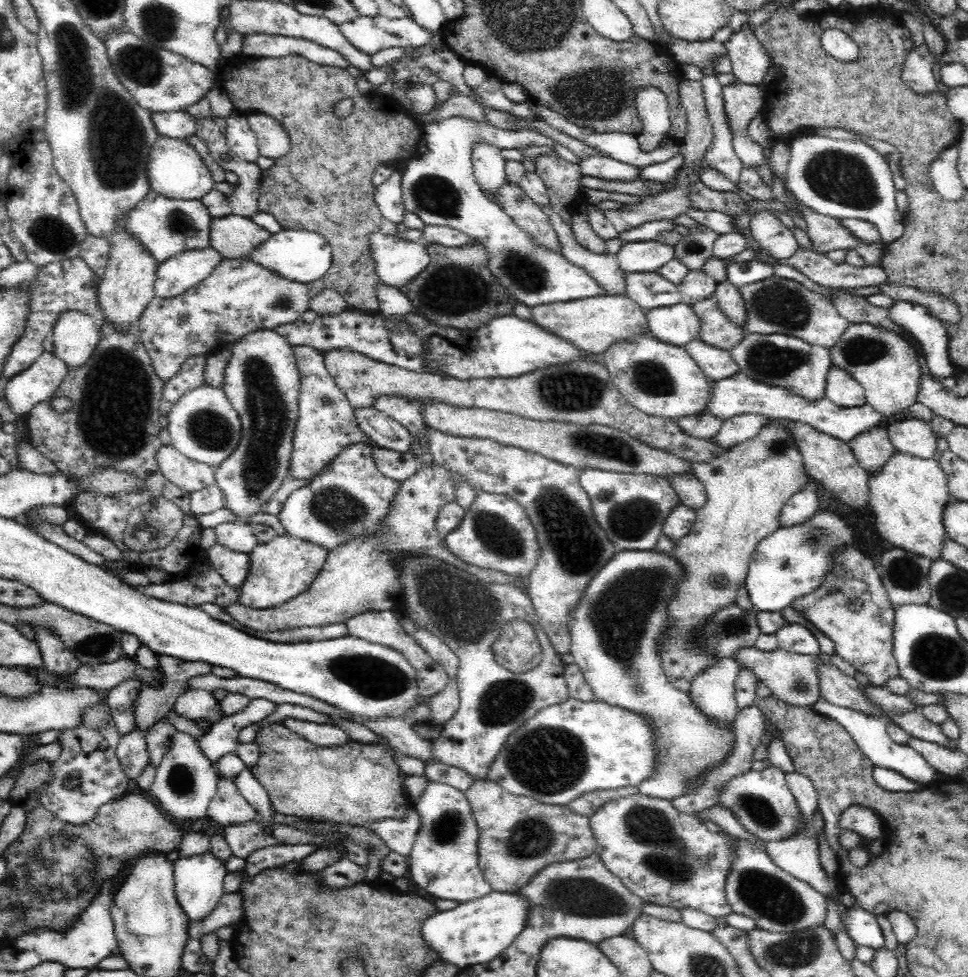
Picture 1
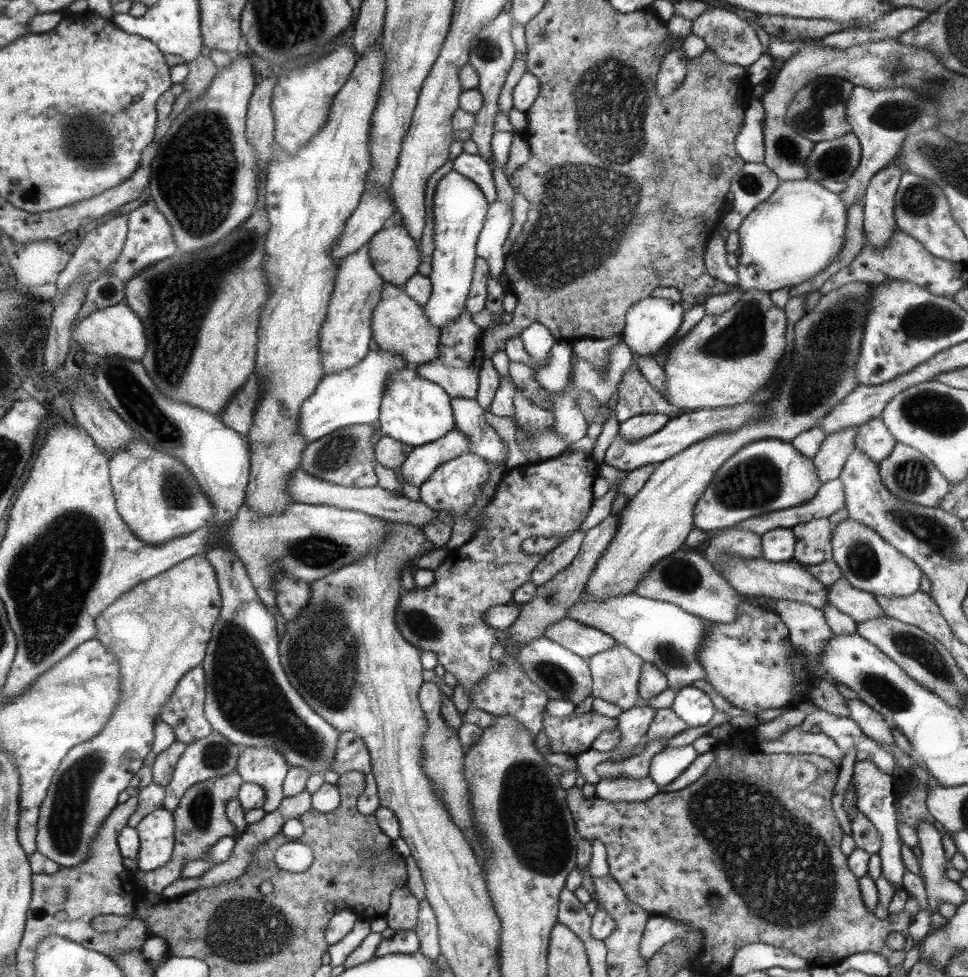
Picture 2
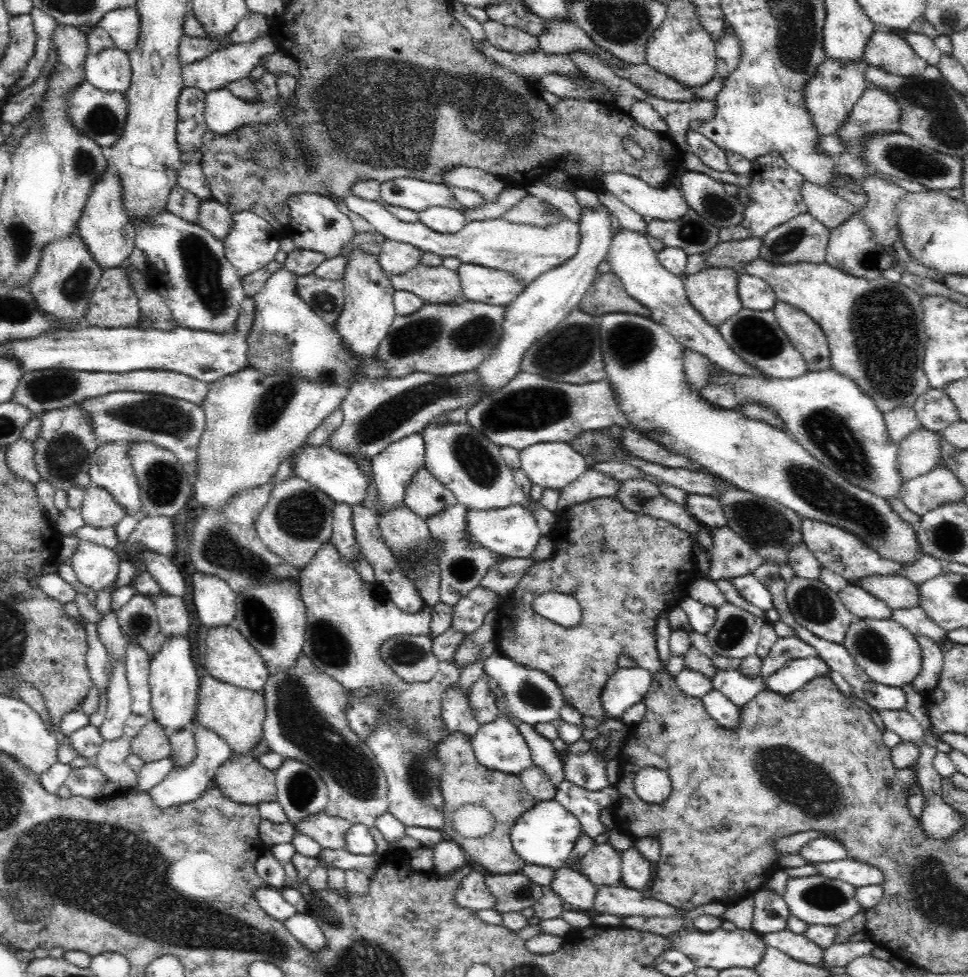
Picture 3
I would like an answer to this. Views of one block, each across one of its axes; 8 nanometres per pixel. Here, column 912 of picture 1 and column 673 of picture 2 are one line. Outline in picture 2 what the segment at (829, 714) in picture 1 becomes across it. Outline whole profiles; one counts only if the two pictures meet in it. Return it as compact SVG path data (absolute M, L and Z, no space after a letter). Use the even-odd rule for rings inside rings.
M689 744L681 748L663 749L652 757L648 777L661 790L673 782L697 758L697 753Z

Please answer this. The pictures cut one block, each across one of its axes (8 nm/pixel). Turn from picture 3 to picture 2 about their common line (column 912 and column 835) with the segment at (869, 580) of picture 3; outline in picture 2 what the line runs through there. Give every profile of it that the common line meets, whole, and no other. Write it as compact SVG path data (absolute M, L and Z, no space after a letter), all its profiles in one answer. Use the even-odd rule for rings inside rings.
M843 577L827 586L829 605L834 606L843 614L847 614L856 624L871 619L883 618L883 609L874 595L857 589Z

